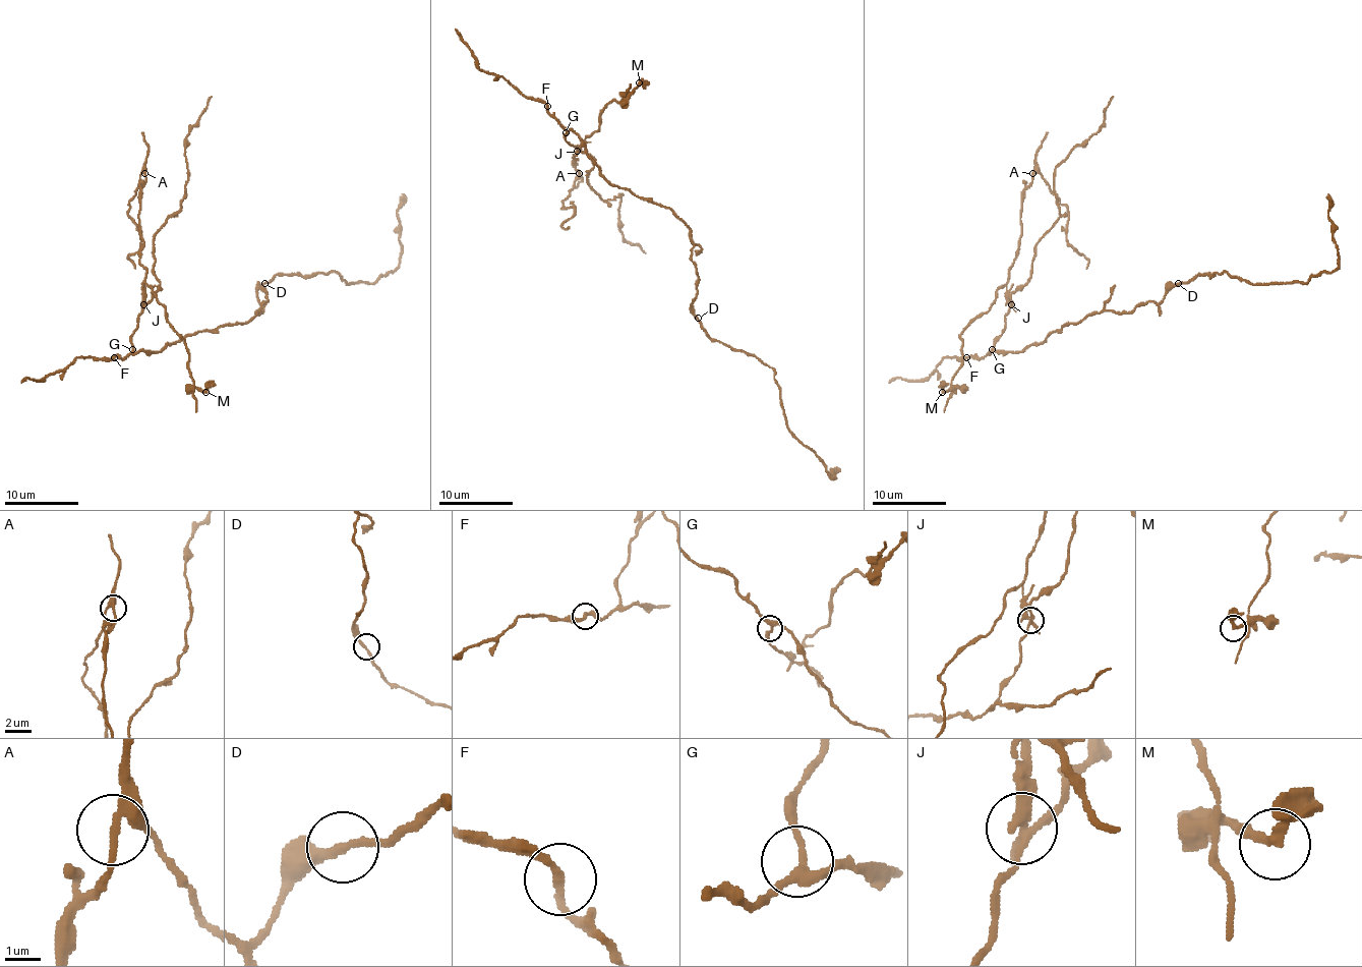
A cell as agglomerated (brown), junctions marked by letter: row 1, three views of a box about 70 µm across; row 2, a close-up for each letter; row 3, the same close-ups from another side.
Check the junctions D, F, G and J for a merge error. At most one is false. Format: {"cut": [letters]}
{"cut": ["J"]}

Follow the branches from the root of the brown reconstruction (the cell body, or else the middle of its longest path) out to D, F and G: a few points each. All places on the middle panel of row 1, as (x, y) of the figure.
D: (657, 204), (668, 208), (689, 230), (691, 261), (698, 278), (691, 310), (698, 318)
F: (657, 204), (613, 185), (586, 153), (584, 141), (575, 132), (568, 130), (547, 106)
G: (657, 204), (613, 185), (586, 153), (584, 141), (572, 130), (566, 132)

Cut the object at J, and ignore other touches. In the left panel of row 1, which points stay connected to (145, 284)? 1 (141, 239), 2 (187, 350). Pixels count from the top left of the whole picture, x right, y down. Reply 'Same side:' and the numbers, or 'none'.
Same side: 1, 2

